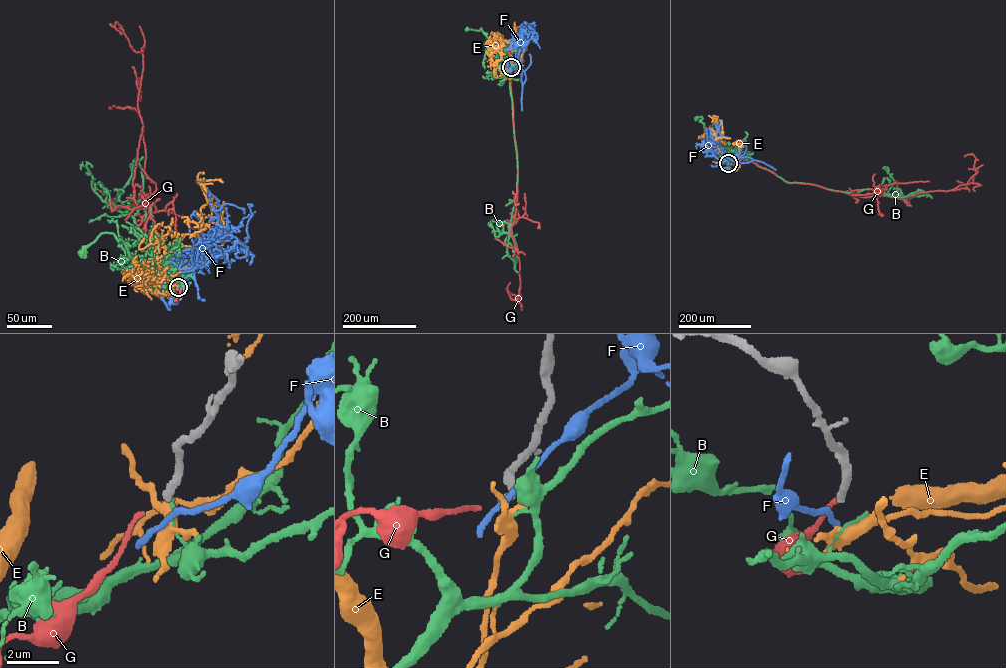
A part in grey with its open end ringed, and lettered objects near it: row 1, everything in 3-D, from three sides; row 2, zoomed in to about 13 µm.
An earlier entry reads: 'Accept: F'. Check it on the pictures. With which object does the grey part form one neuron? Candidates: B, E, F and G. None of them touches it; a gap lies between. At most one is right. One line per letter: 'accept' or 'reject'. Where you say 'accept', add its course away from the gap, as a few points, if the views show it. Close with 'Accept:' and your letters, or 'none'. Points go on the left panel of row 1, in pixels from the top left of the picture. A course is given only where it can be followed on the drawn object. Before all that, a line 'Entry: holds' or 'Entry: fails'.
Entry: fails
B: reject
E: reject
F: reject
G: reject
Accept: none

